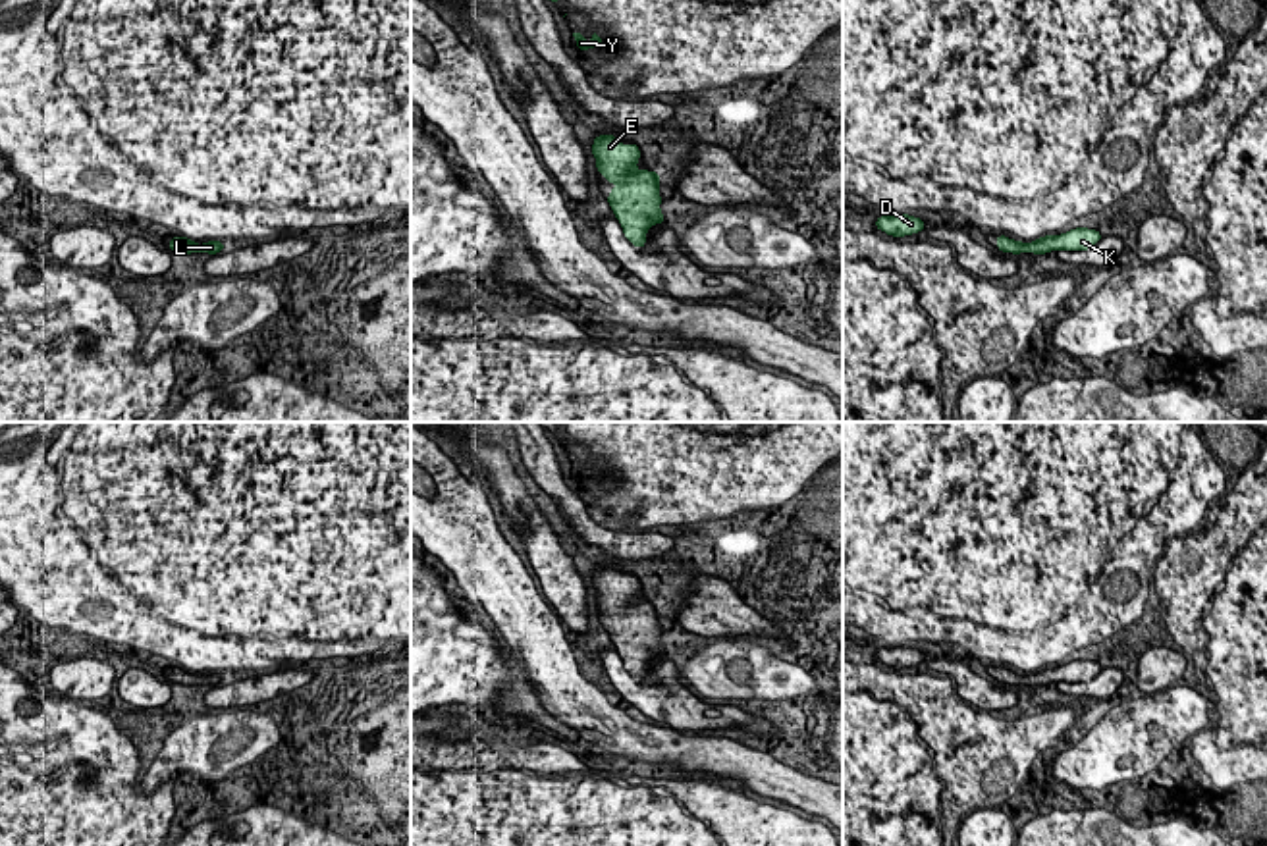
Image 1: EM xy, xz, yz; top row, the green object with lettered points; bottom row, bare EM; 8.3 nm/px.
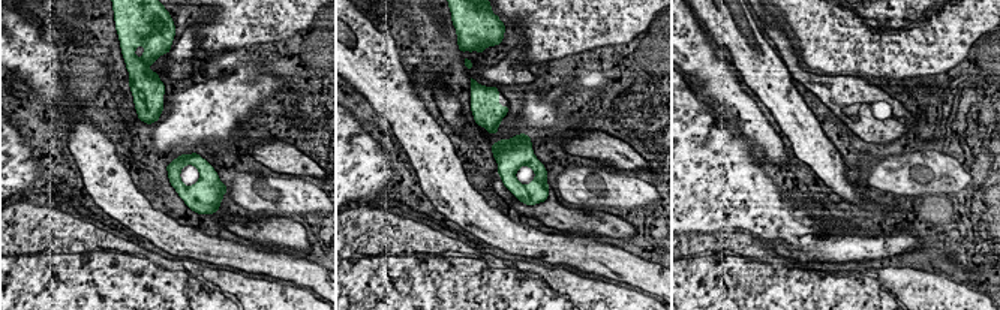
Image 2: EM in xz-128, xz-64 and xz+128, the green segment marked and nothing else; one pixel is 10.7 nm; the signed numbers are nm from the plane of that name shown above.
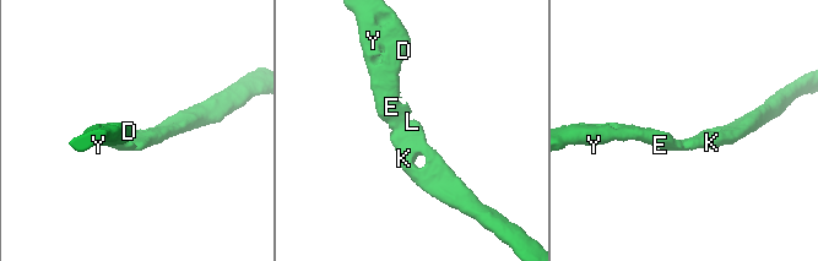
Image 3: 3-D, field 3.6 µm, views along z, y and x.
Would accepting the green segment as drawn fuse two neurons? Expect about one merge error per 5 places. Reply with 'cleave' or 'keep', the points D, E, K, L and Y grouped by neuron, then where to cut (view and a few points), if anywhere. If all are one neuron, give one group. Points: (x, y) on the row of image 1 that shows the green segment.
keep | D E K L Y | no cut

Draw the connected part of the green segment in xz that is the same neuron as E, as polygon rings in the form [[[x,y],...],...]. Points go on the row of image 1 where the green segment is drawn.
[[[598,135],[592,145],[596,170],[615,187],[607,202],[619,220],[625,237],[638,249],[646,245],[646,233],[654,224],[665,224],[660,204],[658,172],[638,170],[638,146],[623,145],[619,137]]]

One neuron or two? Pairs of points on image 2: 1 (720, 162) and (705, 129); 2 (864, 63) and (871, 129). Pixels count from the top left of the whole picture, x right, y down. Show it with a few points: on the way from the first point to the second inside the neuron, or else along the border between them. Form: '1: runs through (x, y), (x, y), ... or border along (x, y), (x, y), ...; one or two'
1: runs through (711, 156), (700, 146), (703, 138); one
2: border along (831, 74), (856, 75), (867, 80); two

